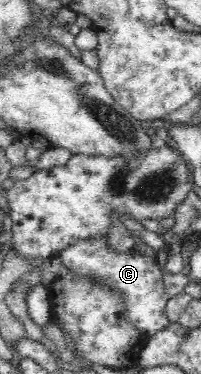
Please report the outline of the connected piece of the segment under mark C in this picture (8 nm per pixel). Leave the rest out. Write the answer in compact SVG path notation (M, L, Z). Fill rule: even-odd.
M92 234L87 238L74 242L66 246L59 254L61 261L60 271L54 275L54 278L63 271L71 273L73 277L81 281L93 281L99 283L99 287L109 289L123 299L123 317L142 338L149 339L164 329L171 323L166 315L168 294L164 291L164 282L162 282L162 272L158 266L159 262L152 259L146 253L140 253L131 248L128 251L116 251L108 247L108 234Z

